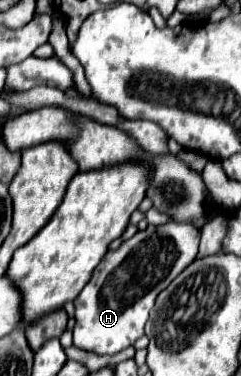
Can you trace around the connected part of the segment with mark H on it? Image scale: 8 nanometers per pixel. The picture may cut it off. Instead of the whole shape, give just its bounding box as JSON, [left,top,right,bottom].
[74,223,198,355]

